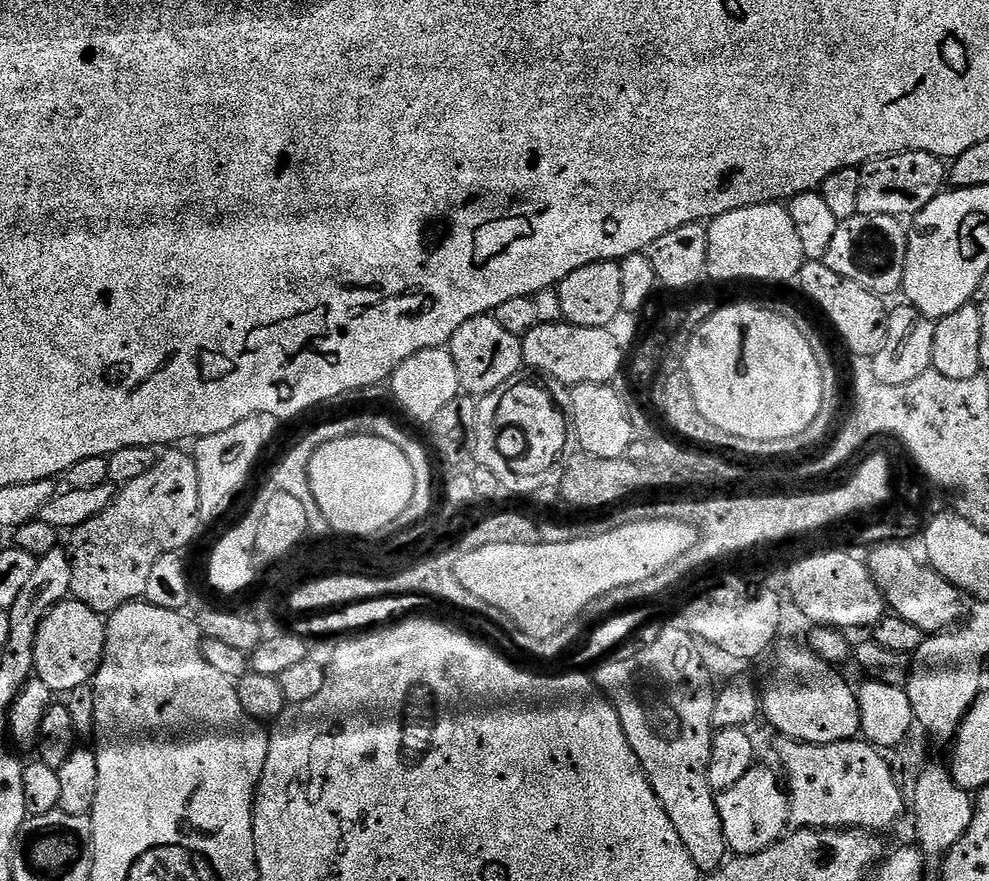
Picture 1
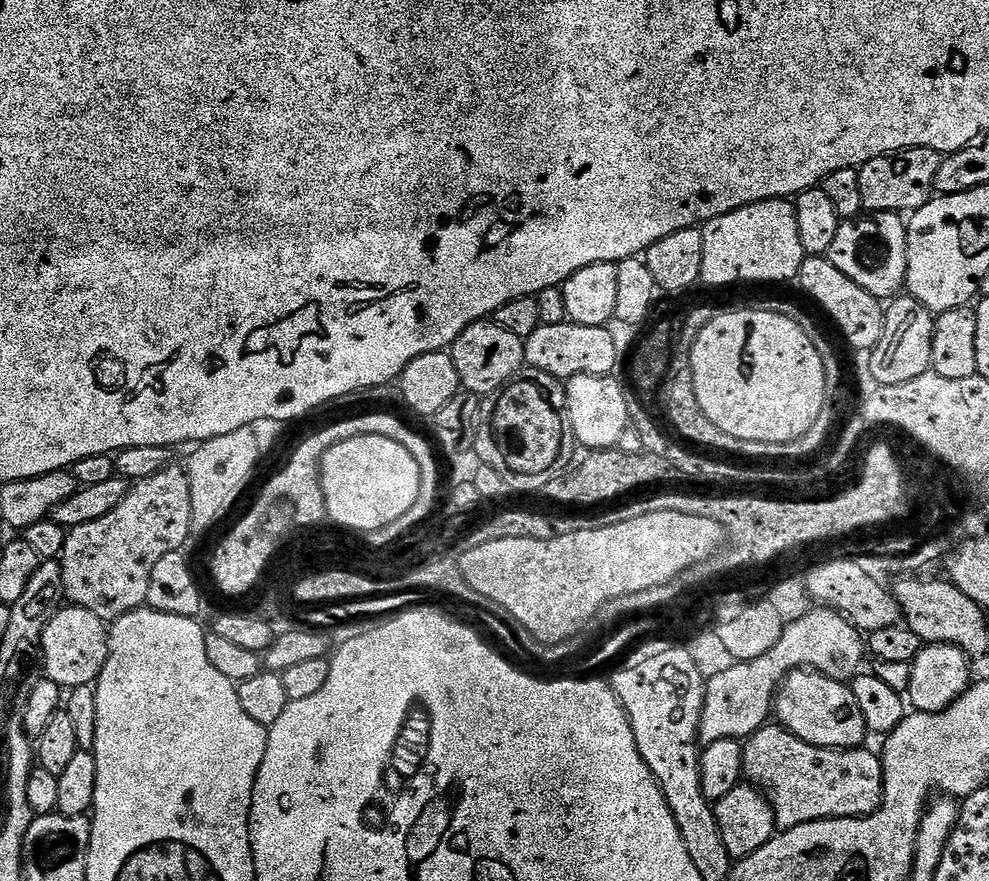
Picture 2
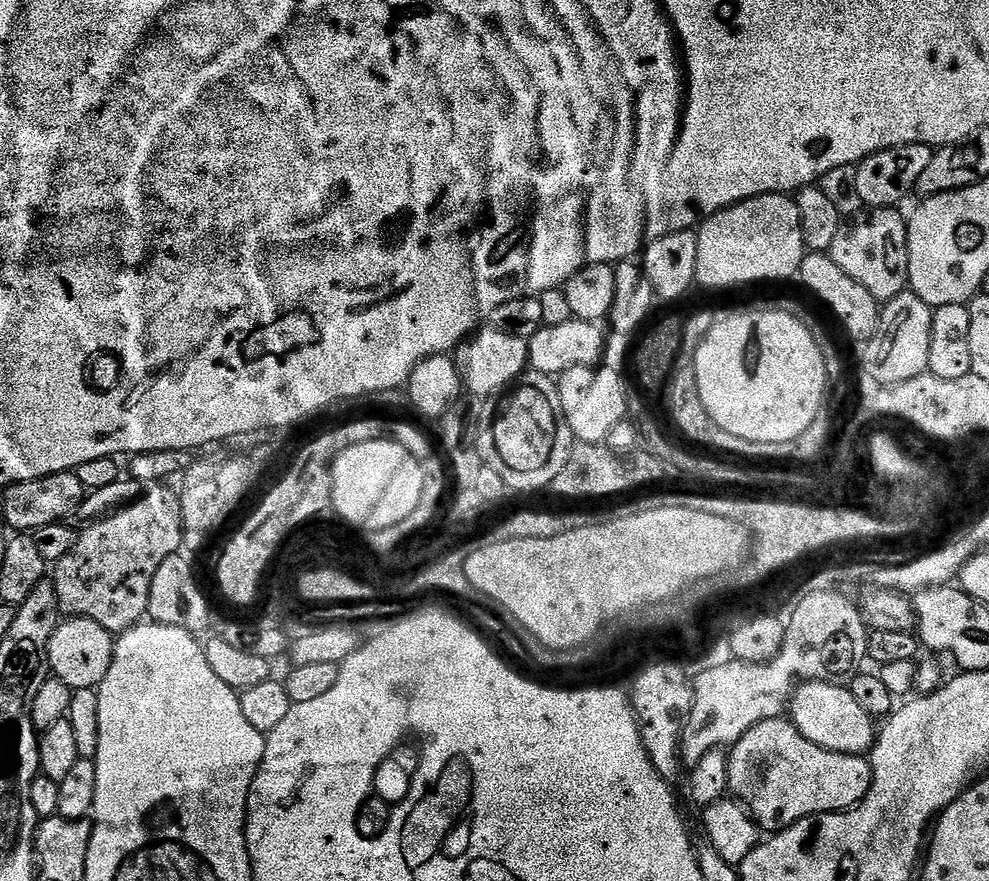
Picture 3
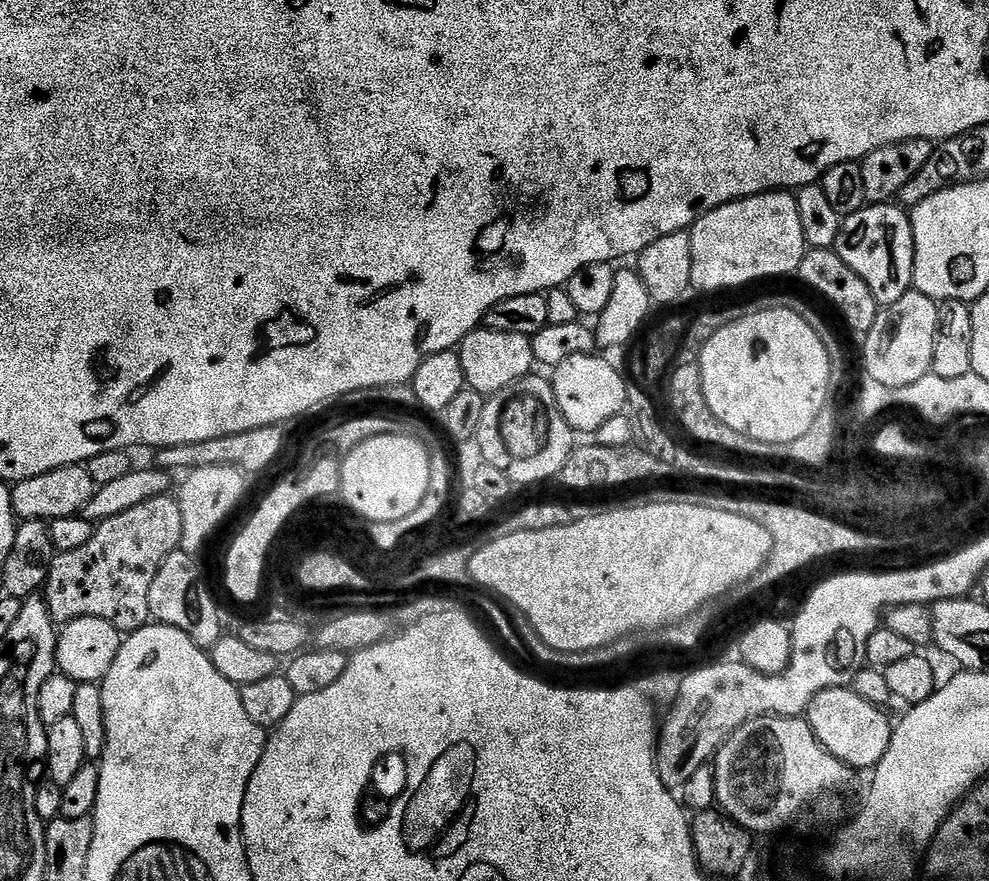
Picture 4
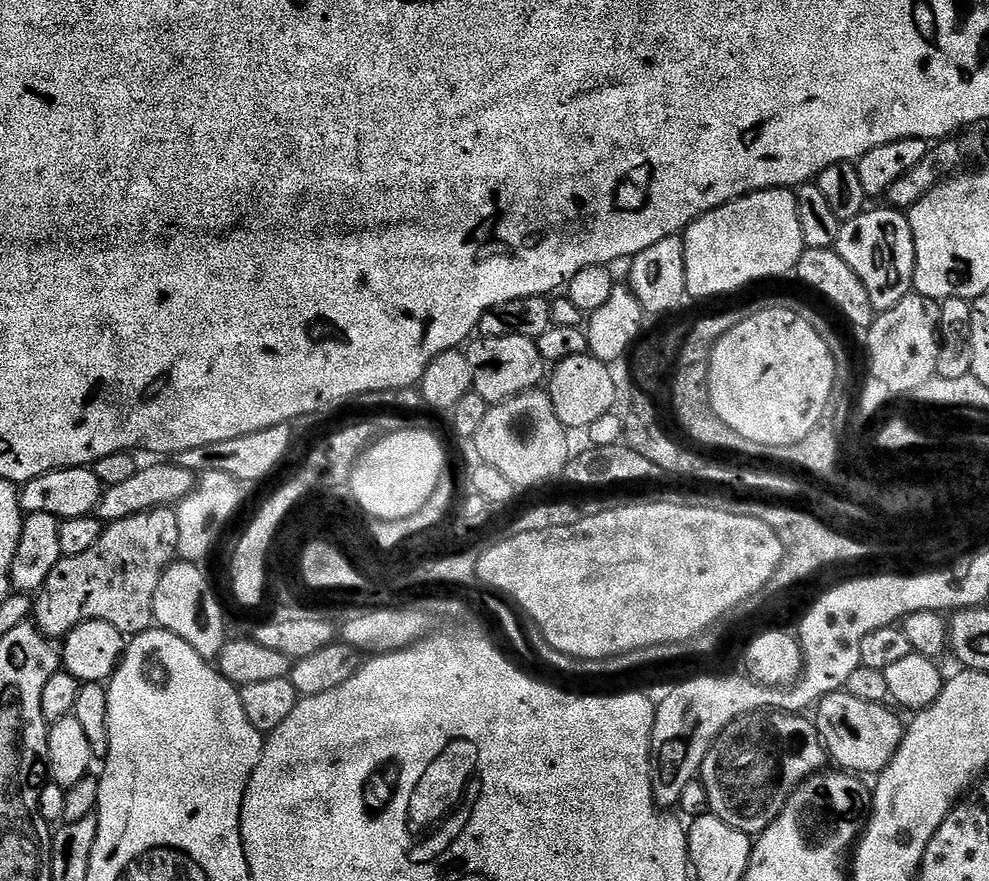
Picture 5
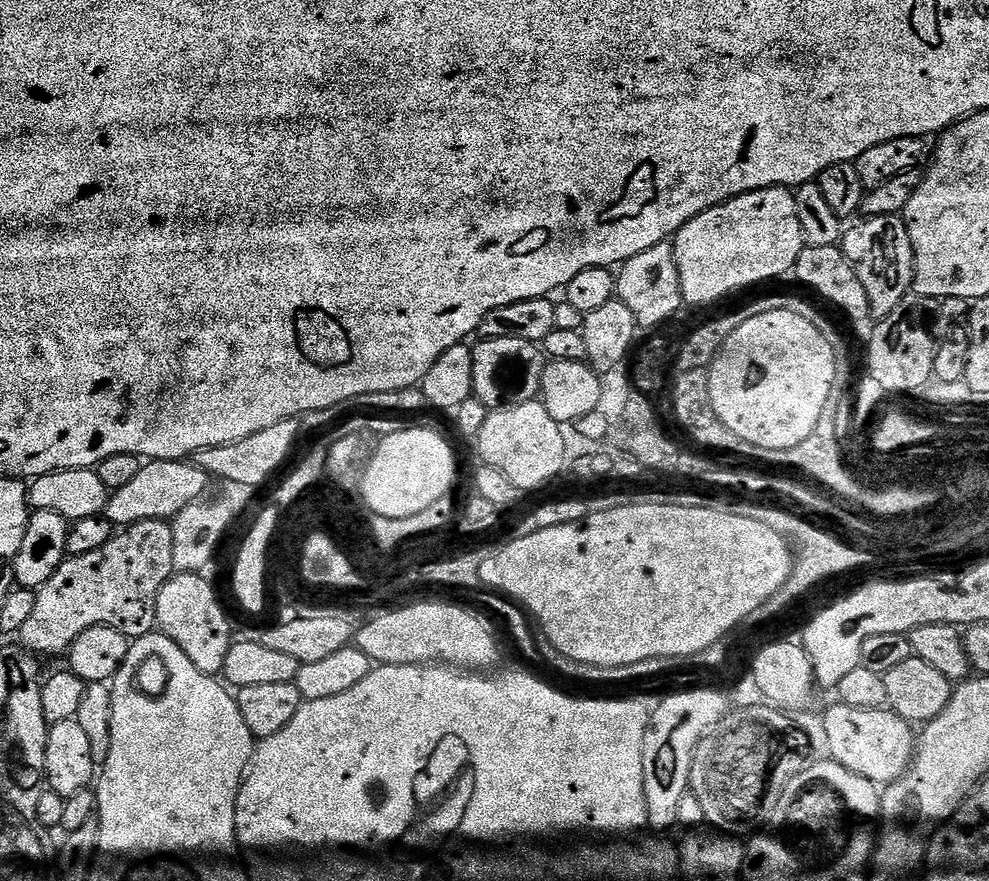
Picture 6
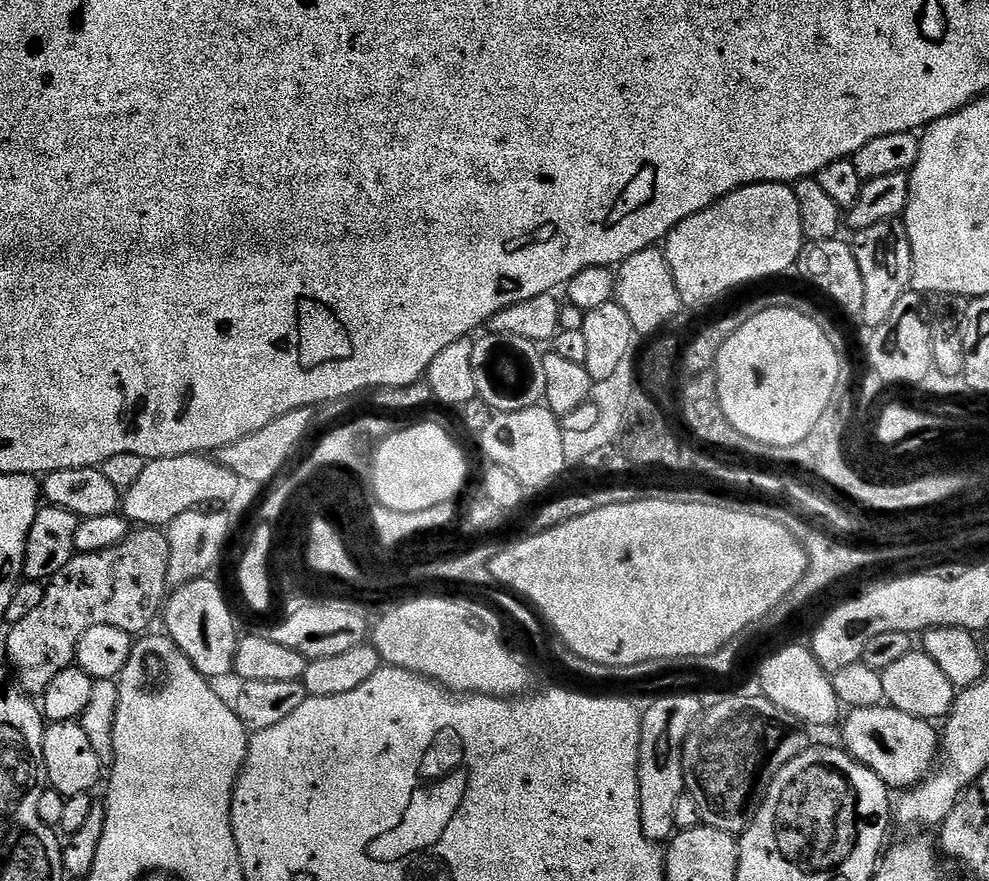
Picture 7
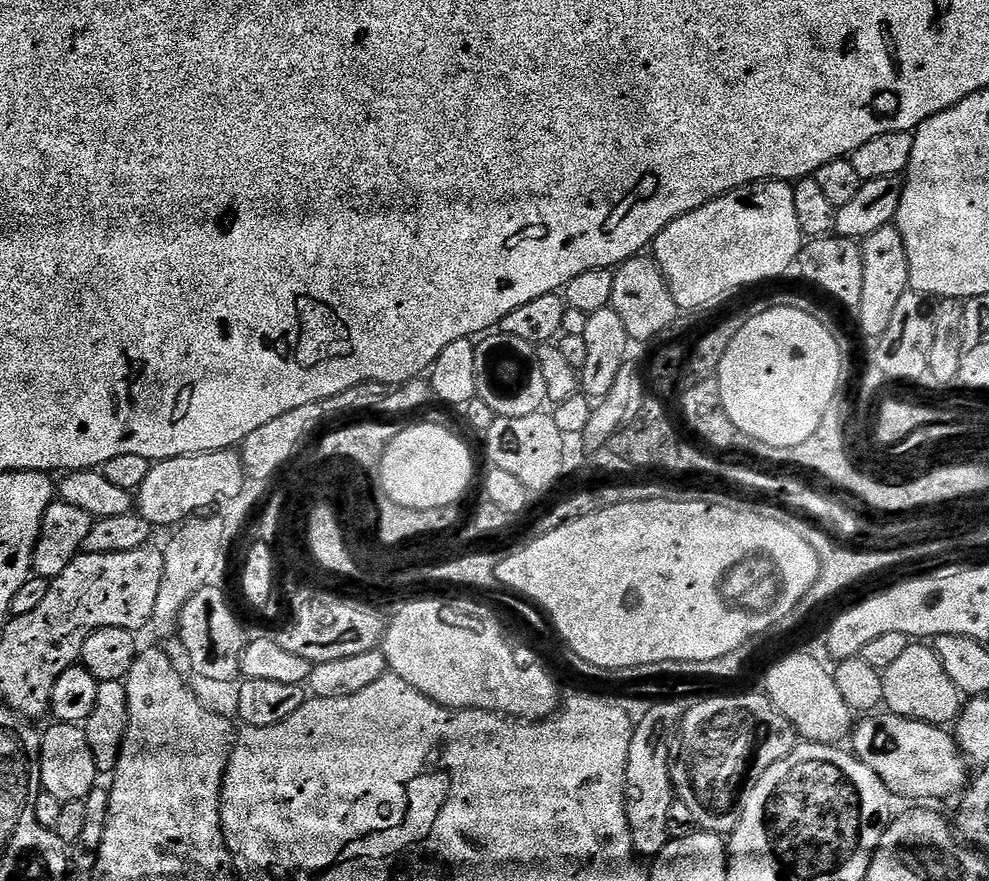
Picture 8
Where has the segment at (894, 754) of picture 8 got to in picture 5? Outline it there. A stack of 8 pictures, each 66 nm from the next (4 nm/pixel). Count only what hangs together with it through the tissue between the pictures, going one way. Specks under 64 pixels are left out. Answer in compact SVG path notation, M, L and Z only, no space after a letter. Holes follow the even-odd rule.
M847 690L824 697L815 705L814 723L827 755L837 760L841 769L852 774L879 774L894 758L904 737L905 725L883 703L854 698Z

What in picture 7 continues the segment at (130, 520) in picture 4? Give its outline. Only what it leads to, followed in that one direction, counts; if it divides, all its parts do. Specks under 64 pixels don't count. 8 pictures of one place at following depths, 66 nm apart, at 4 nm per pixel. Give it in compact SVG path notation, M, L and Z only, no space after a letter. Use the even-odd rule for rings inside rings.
M137 527L135 530L129 531L128 537L125 538L118 546L110 546L110 550L98 550L97 552L82 552L73 556L70 562L66 562L66 566L62 566L62 570L58 570L58 574L54 574L51 580L47 581L44 589L44 597L42 603L33 610L26 618L22 618L22 622L11 625L8 632L8 660L12 663L11 671L16 671L15 679L18 681L21 688L33 698L43 697L46 686L50 686L50 682L62 670L73 667L76 659L76 647L82 638L82 634L86 634L86 630L90 630L99 624L113 624L118 626L118 630L126 630L133 634L144 634L149 631L148 628L152 623L157 623L158 617L161 615L162 609L166 603L166 597L170 592L168 583L168 567L170 566L170 542L168 541L167 531L158 528Z

